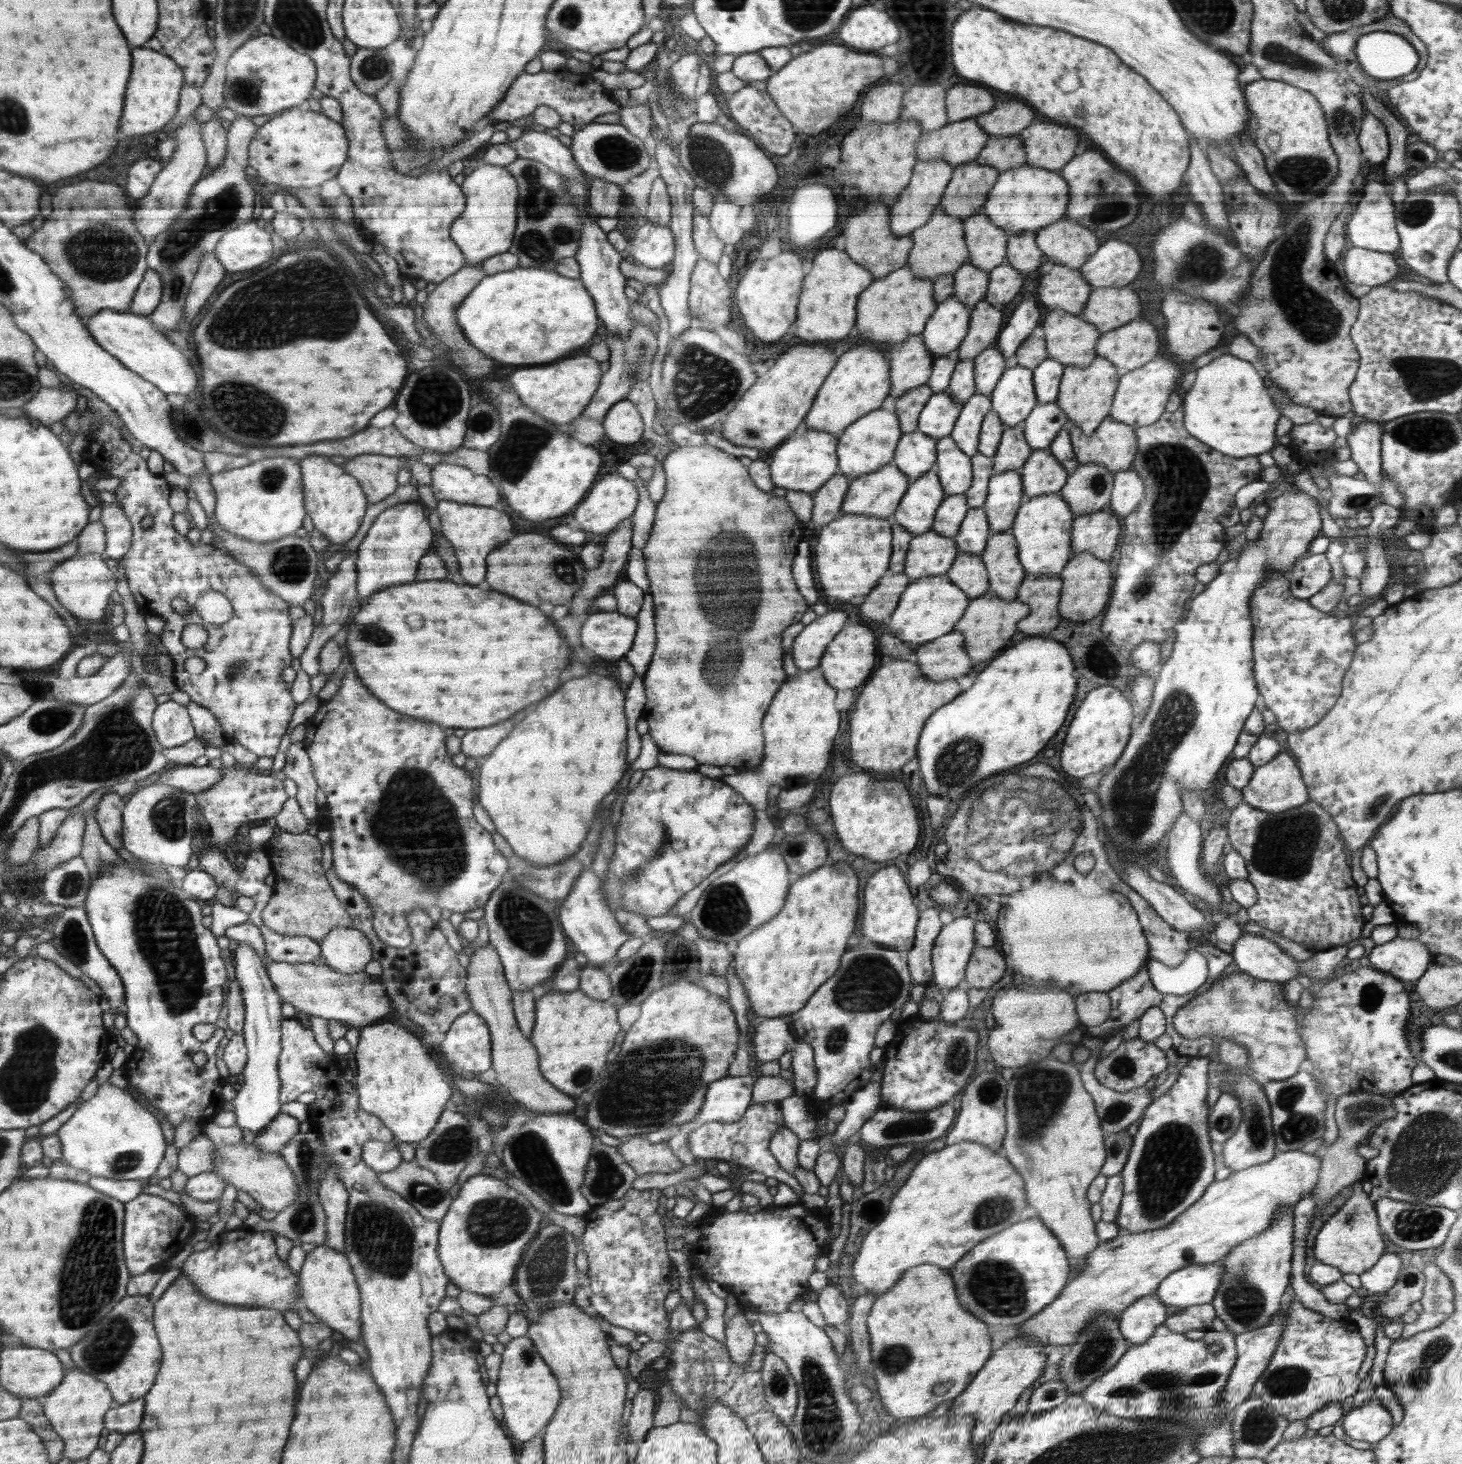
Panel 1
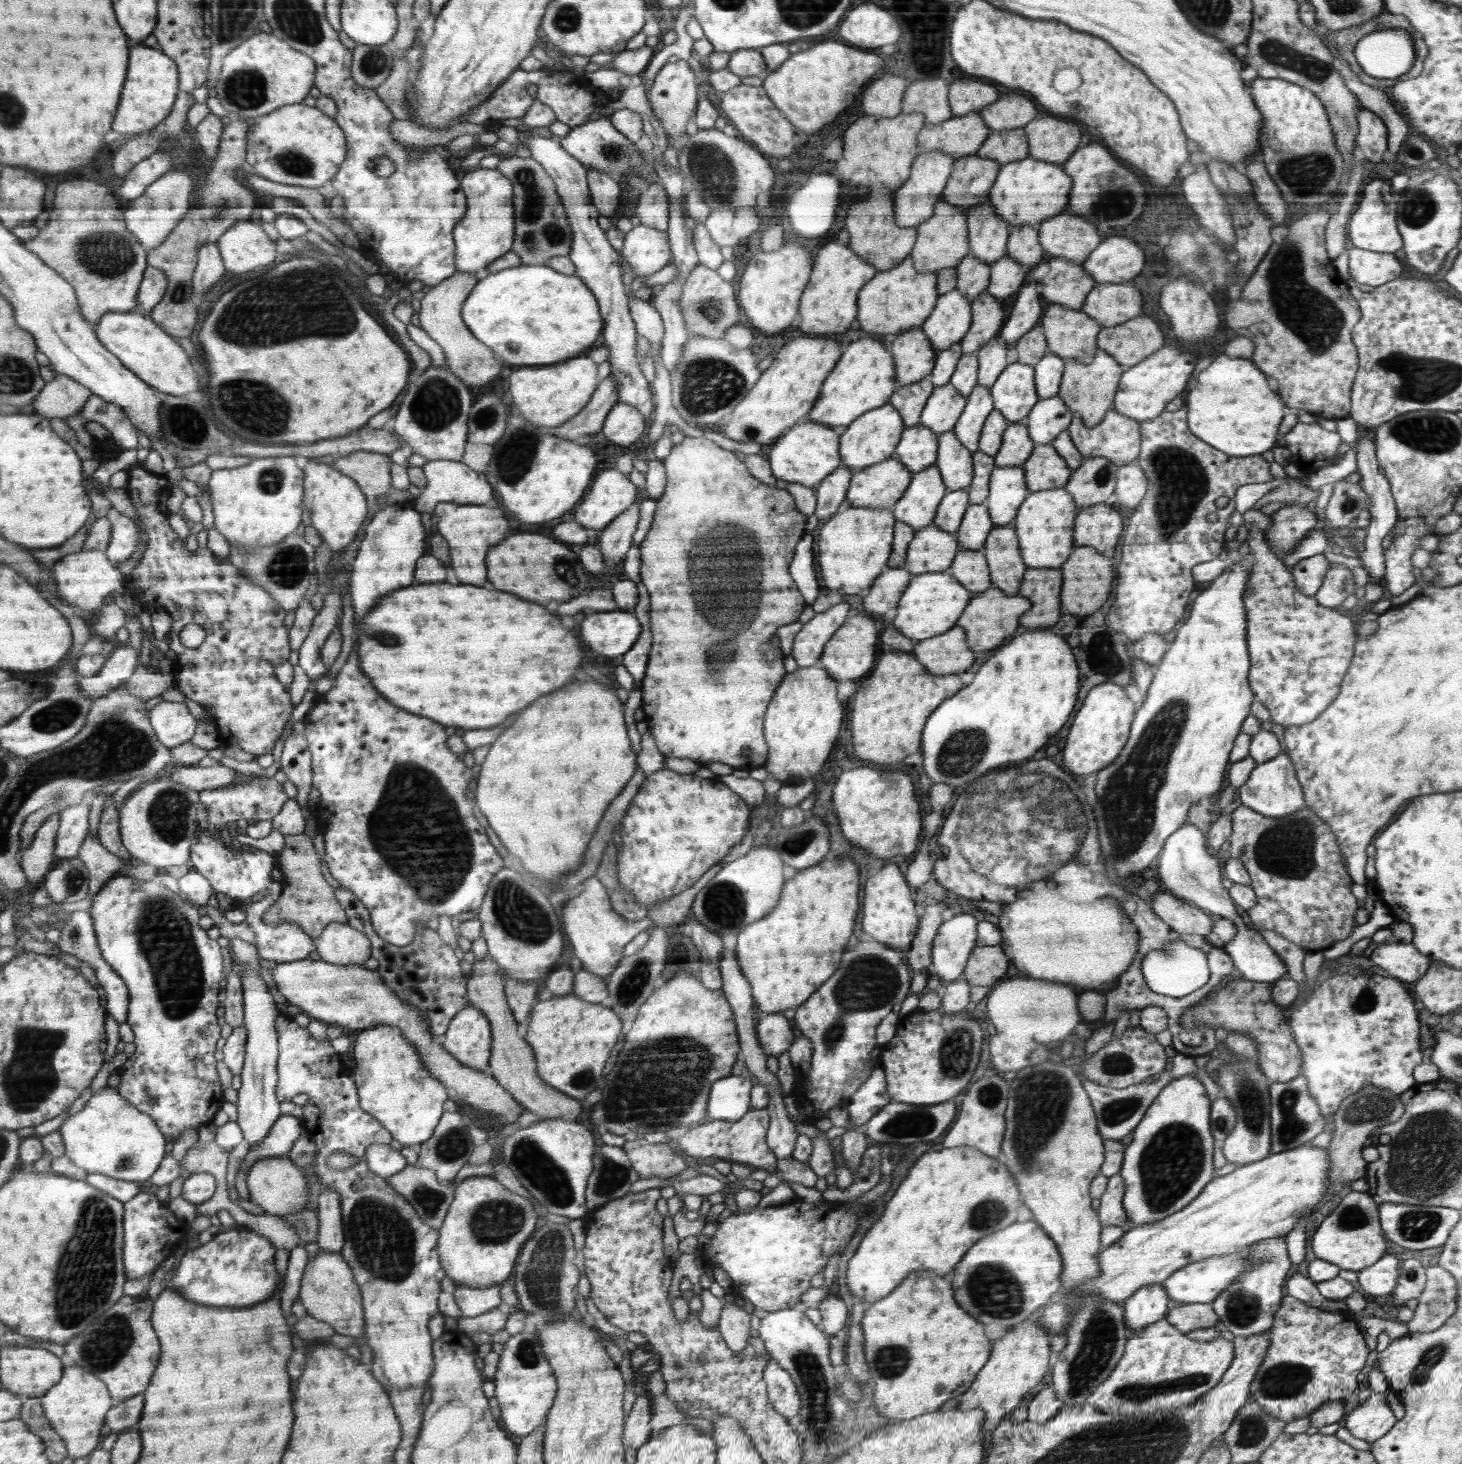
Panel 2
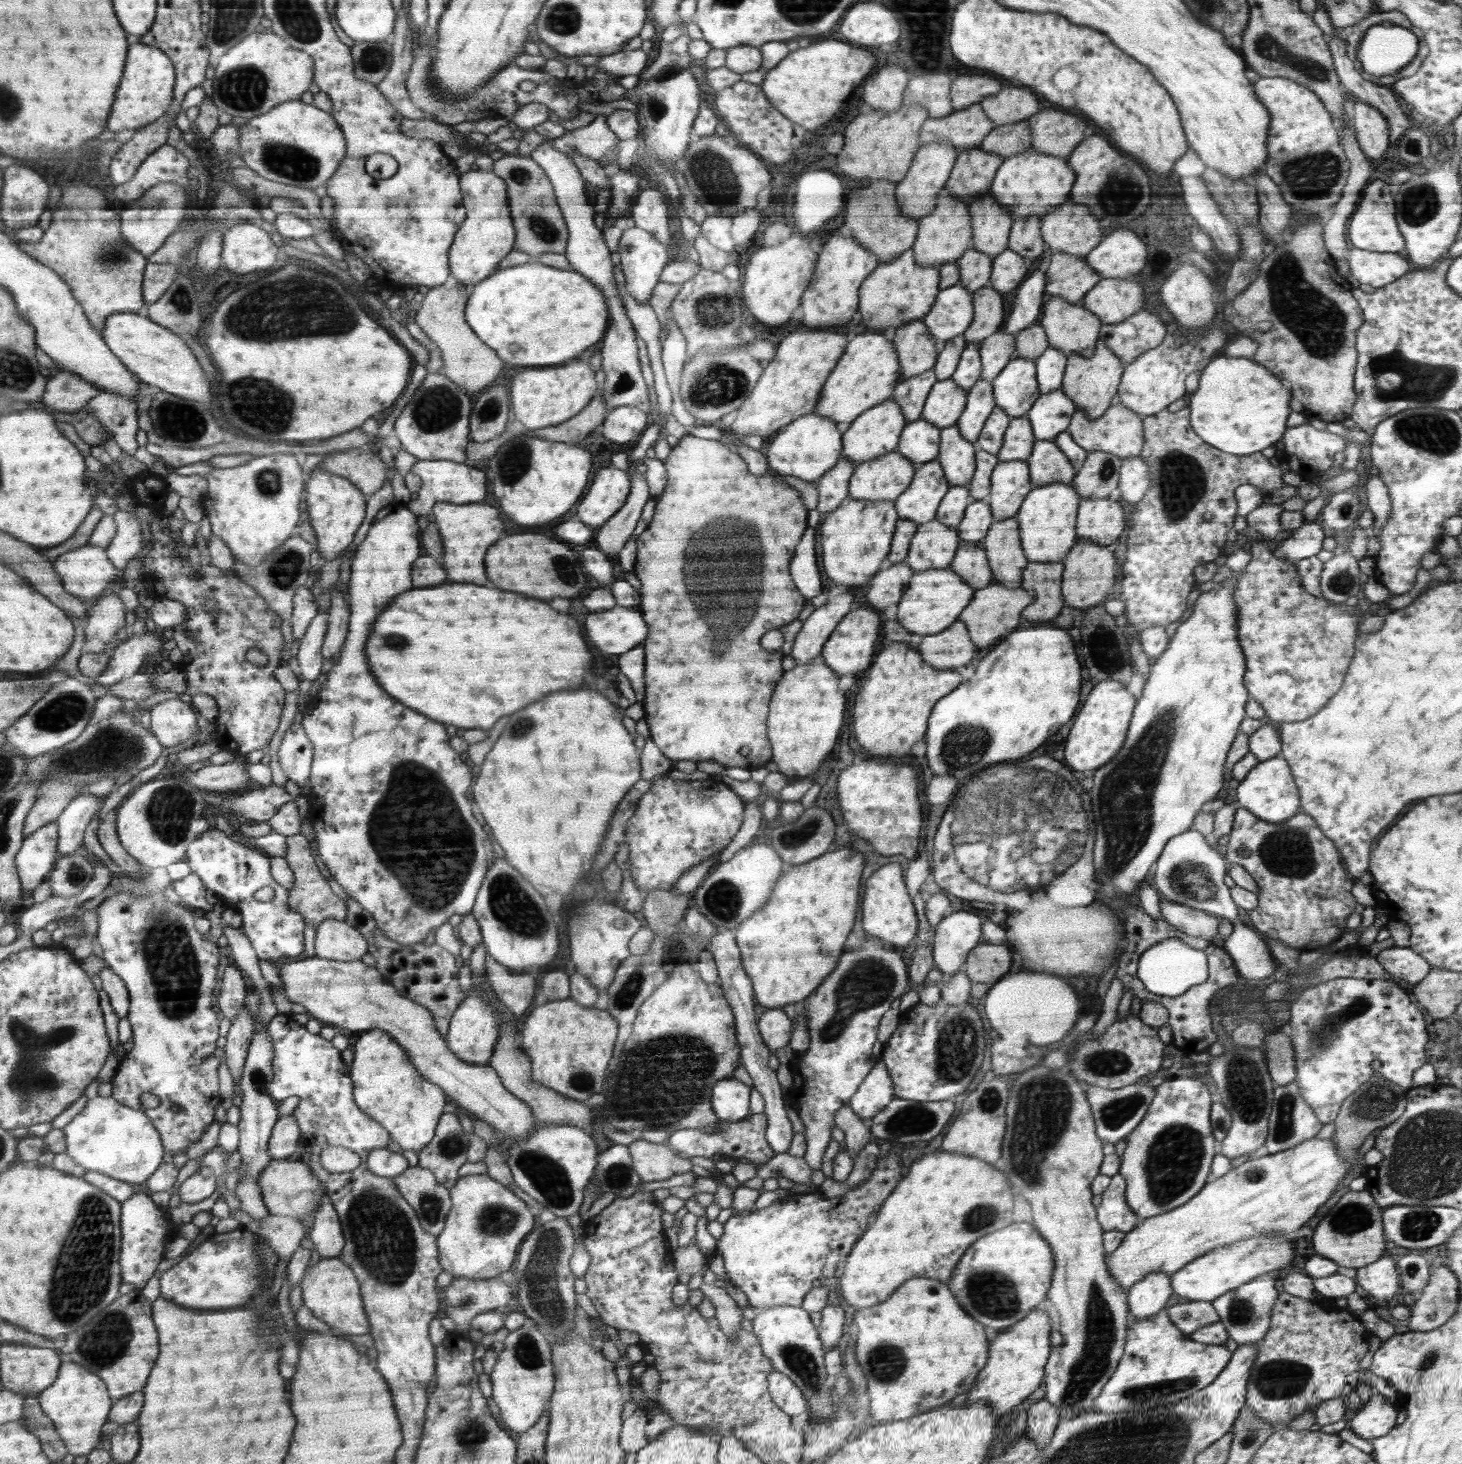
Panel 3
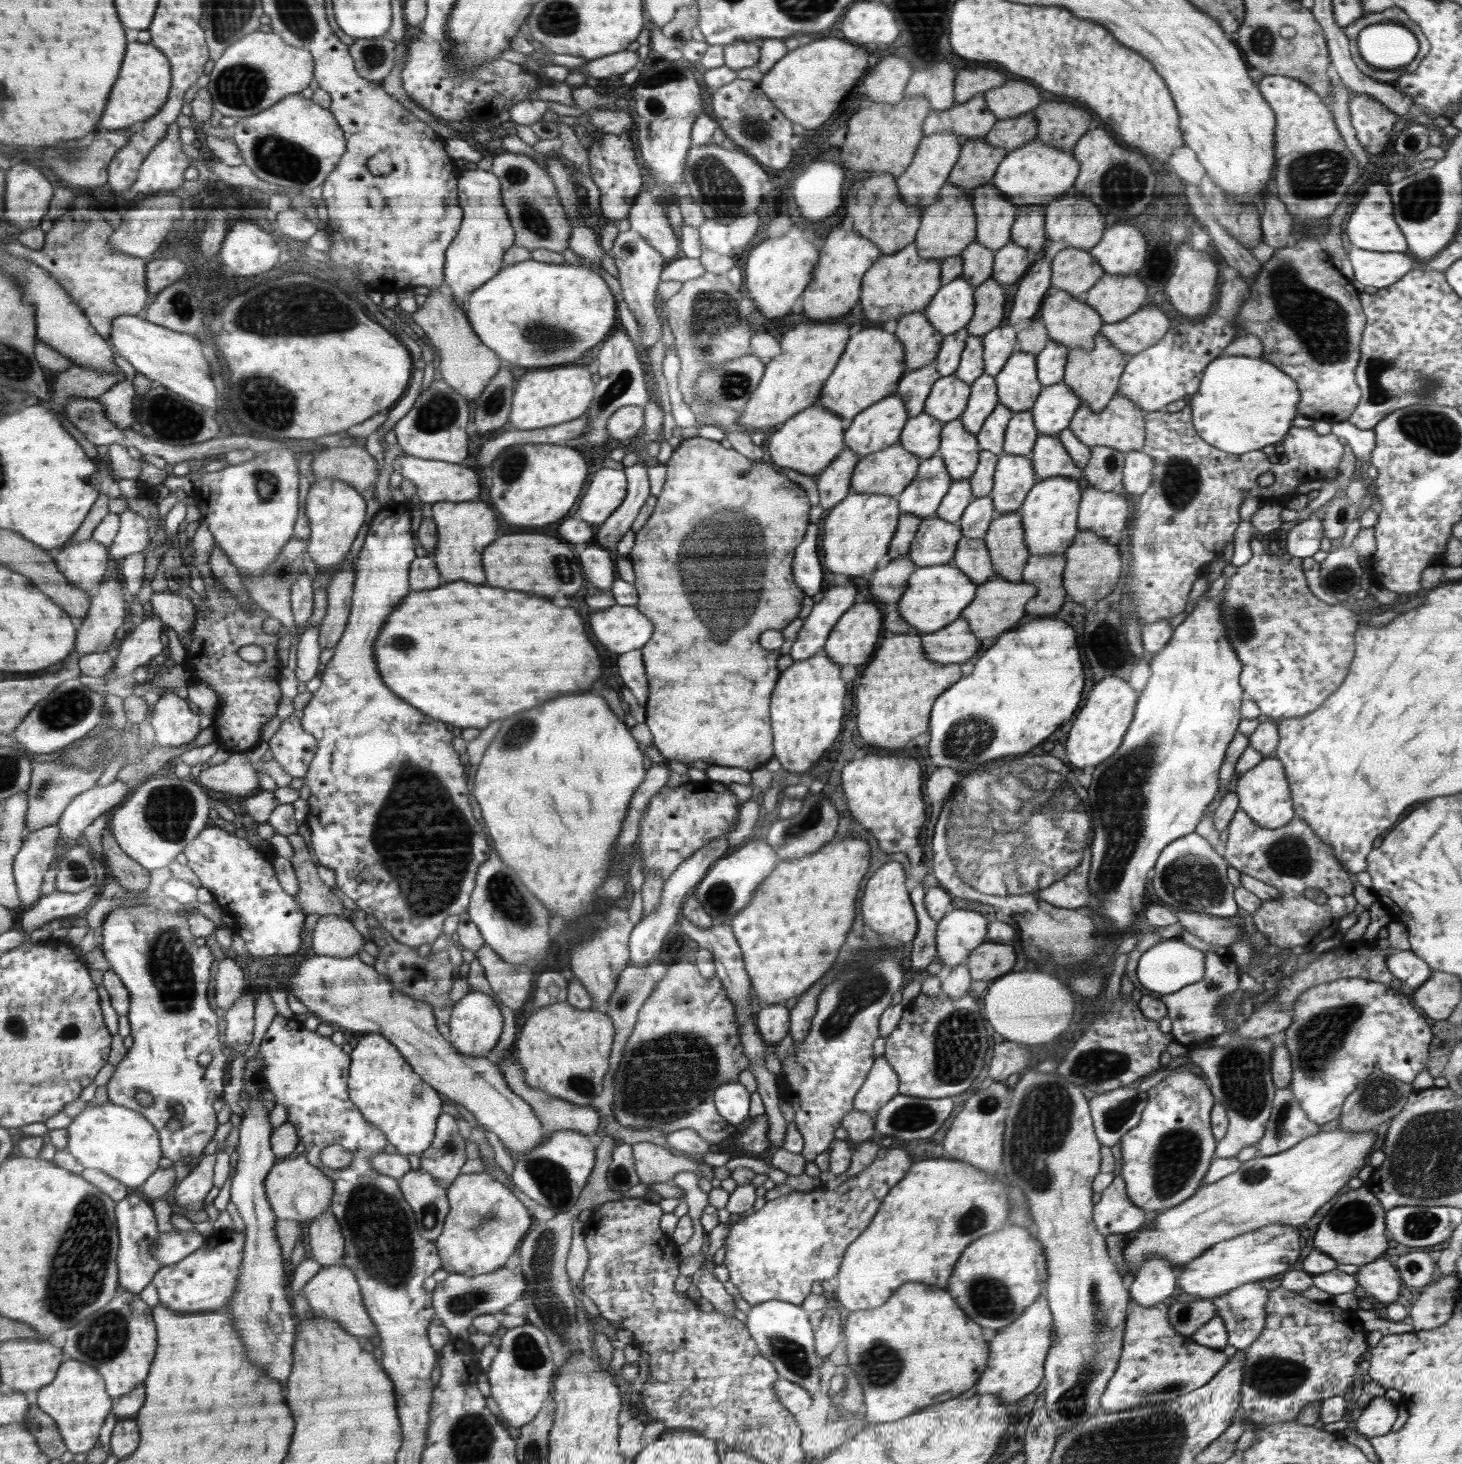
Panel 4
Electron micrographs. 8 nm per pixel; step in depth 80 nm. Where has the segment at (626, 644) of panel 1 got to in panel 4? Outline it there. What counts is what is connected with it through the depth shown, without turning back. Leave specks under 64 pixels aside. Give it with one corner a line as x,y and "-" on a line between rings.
614,605
590,616
594,638
607,650
621,657
631,650
641,649
654,632
650,620
635,606

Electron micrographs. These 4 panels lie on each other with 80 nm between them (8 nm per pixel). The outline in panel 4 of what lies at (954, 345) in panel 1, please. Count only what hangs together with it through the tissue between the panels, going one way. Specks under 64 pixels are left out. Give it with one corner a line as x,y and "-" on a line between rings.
964,276
944,286
925,309
929,321
942,337
953,335
967,327
976,311
976,290

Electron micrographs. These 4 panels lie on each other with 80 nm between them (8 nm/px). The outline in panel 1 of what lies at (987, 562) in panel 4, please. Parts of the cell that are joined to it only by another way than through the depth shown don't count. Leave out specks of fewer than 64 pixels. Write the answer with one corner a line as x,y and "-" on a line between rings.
958,552
946,576
971,600
984,595
989,590
989,574
982,555

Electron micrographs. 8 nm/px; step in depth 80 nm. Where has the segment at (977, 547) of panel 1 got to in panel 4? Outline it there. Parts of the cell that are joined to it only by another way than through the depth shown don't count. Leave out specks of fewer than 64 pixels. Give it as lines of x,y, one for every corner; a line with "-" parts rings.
986,496
971,500
958,521
964,538
983,538
996,518
993,497

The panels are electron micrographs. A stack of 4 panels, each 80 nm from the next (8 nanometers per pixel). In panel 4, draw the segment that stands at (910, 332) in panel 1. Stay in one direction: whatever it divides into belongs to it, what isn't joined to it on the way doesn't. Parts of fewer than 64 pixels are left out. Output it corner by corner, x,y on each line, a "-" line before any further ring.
915,242
894,254
882,254
866,271
861,285
860,306
866,318
876,326
884,326
890,319
898,322
915,311
924,312
941,289
941,263
940,259
922,257

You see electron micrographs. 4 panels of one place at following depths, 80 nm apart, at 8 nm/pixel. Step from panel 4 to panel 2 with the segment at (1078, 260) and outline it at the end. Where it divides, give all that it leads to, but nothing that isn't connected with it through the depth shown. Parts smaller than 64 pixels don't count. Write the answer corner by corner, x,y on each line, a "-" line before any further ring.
1062,256
1048,258
1050,271
1042,278
1041,294
1045,304
1060,304
1081,311
1089,293
1097,286
1090,272

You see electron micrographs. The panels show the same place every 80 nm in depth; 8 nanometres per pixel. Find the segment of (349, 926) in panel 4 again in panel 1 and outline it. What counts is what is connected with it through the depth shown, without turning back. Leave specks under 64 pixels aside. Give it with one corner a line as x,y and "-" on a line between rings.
335,926
320,944
326,965
338,972
362,972
373,959
368,937
354,927

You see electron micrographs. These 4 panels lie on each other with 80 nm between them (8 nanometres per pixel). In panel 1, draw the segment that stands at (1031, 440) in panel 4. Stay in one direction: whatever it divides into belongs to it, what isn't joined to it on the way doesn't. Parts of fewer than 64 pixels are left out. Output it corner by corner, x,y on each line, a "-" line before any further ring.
1024,422
1014,428
1005,428
1000,442
997,446
996,454
992,457
993,472
1006,472
1007,470
1020,470
1033,454
1025,439

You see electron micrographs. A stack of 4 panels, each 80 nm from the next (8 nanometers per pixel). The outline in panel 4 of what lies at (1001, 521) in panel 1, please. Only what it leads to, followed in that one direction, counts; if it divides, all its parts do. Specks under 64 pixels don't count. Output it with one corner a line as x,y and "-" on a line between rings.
1001,454
993,476
993,497
996,516
1018,511
1026,495
1038,483
1032,458

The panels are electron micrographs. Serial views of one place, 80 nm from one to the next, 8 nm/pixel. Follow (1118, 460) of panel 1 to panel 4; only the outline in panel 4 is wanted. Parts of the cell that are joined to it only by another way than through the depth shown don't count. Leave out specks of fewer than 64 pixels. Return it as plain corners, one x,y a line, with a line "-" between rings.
1118,392
1100,412
1094,412
1089,404
1082,402
1073,416
1069,430
1086,446
1106,446
1128,453
1131,450
1141,450
1145,443
1145,415
1147,411
1138,408
1129,398

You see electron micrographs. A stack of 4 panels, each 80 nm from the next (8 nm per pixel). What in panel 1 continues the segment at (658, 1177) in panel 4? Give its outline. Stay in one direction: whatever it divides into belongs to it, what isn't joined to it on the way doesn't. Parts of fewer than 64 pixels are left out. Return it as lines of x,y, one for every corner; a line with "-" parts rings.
646,1135
630,1138
618,1145
617,1151
638,1176
648,1173
668,1174
684,1167
667,1142
653,1144

